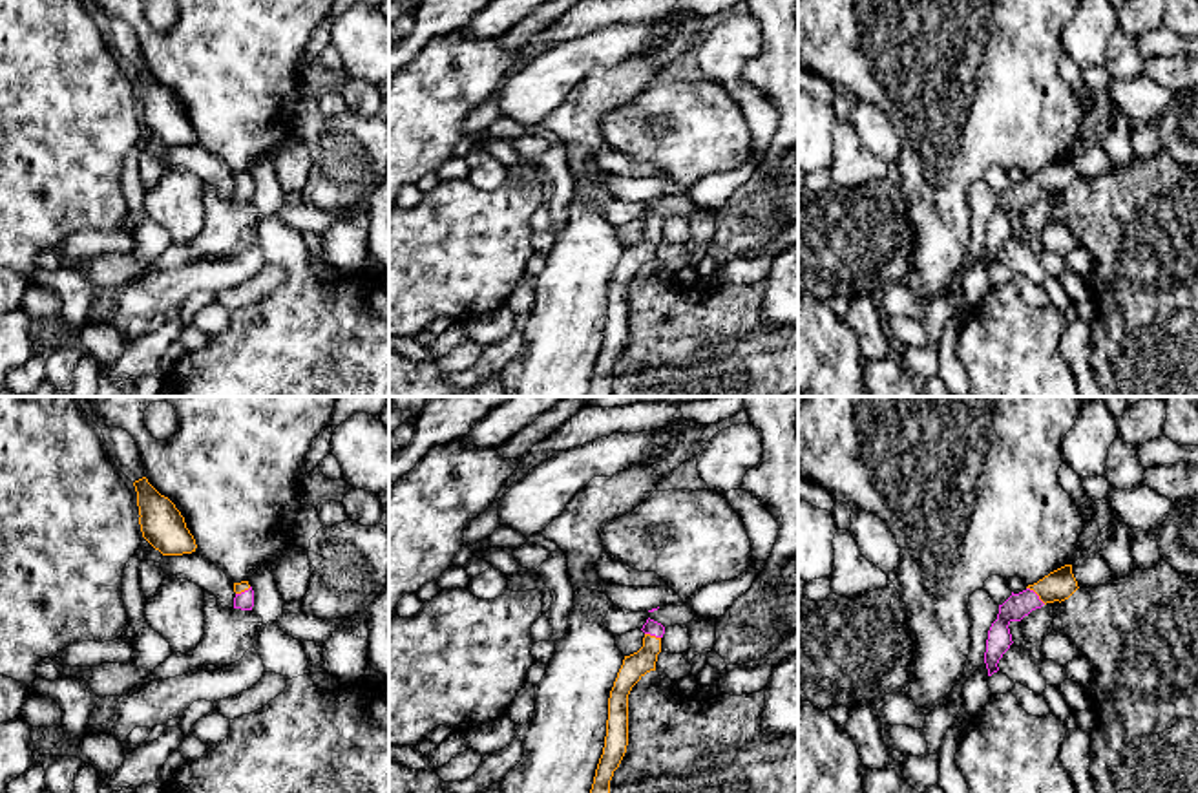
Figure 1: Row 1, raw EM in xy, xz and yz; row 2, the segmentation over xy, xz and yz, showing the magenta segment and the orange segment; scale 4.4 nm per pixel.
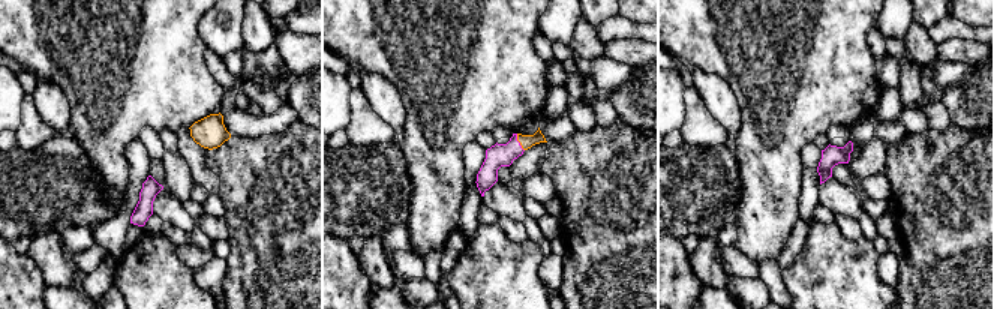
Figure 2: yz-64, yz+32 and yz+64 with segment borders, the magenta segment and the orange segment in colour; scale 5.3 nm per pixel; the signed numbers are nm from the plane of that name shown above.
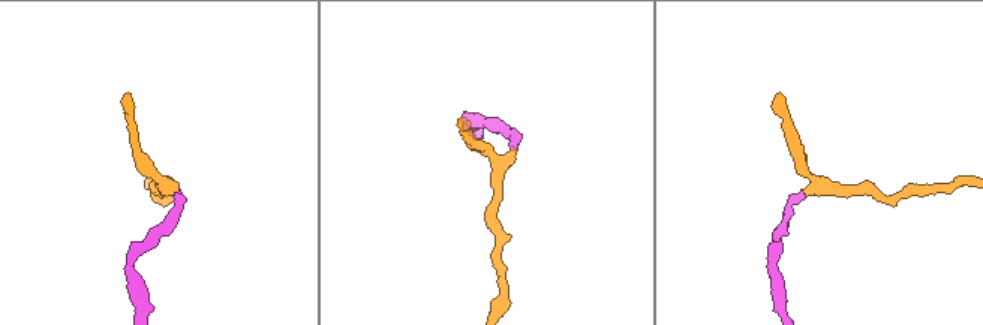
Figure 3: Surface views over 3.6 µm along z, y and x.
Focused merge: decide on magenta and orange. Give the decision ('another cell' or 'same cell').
same cell

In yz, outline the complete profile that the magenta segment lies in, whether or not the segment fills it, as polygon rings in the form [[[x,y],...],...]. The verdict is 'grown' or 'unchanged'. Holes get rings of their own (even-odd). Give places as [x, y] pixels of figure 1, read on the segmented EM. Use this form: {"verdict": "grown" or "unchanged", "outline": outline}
{"verdict": "grown", "outline": [[[1065,565],[1034,585],[1028,585],[1023,592],[1014,594],[999,605],[997,619],[992,623],[986,640],[984,663],[988,676],[999,671],[997,663],[1010,649],[1012,634],[1008,625],[1021,621],[1032,610],[1041,608],[1046,603],[1065,601],[1077,590],[1077,581],[1072,574],[1072,565]]]}

